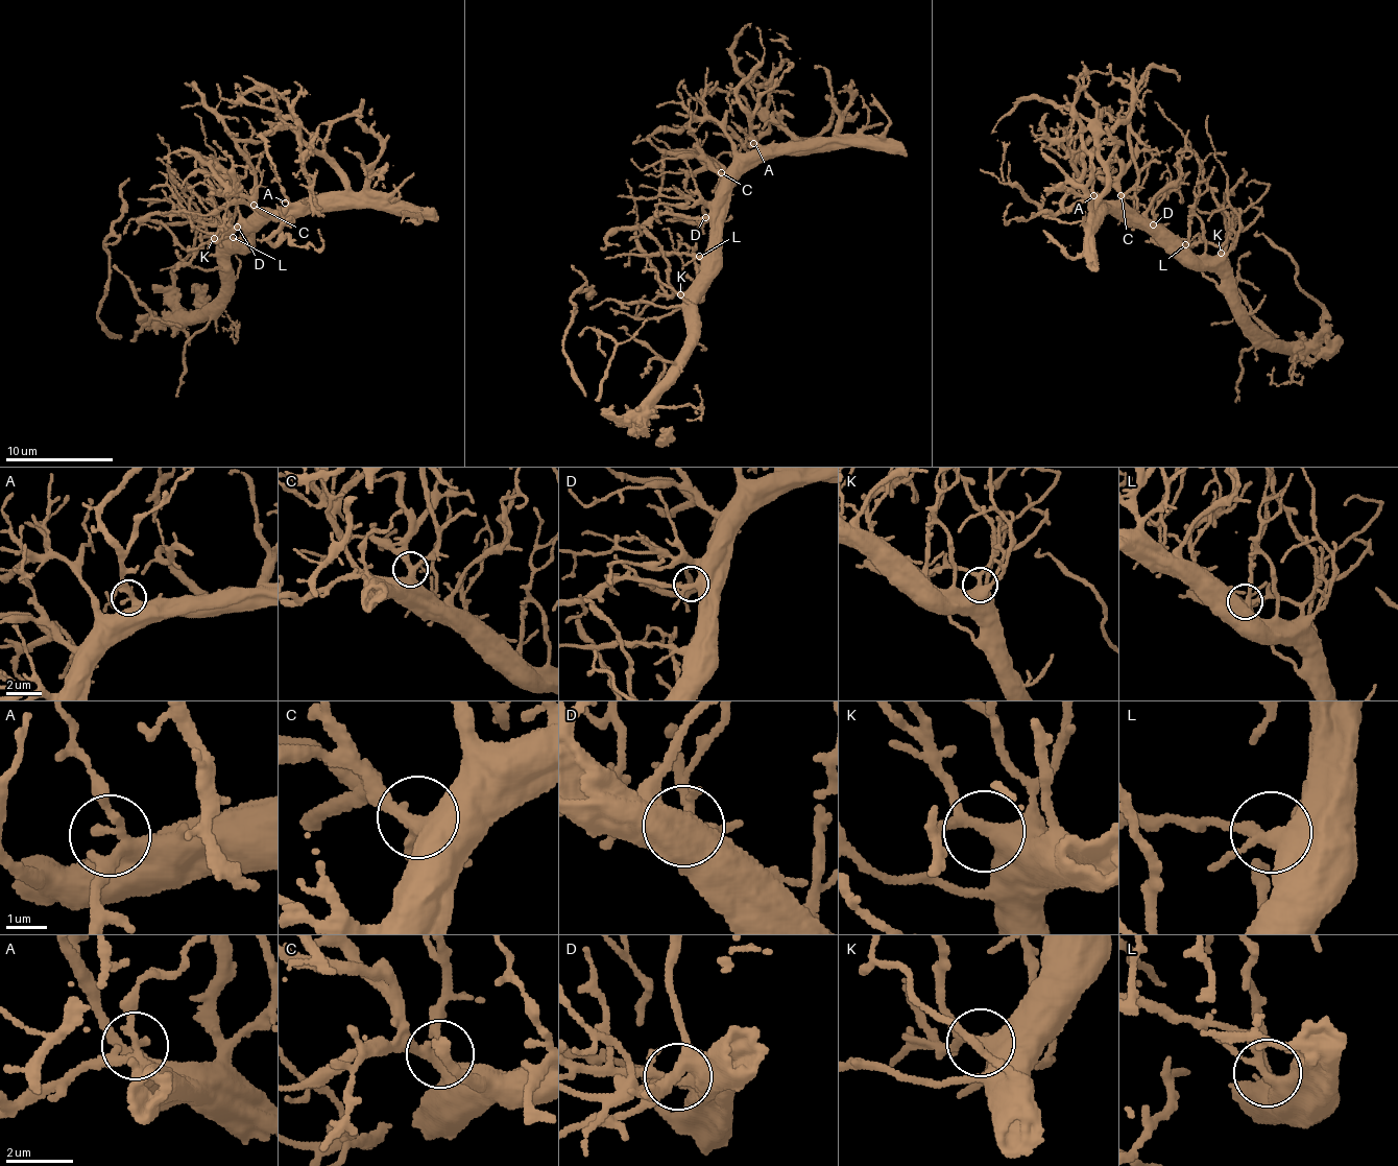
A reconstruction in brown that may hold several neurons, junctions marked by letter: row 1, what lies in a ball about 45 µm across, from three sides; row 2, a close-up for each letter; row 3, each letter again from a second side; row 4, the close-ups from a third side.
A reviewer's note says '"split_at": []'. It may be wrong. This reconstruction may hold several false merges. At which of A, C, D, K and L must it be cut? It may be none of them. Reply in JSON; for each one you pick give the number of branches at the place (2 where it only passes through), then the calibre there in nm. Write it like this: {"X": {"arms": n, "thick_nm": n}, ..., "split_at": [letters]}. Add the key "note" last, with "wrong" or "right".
{"split_at": [], "note": "right"}

